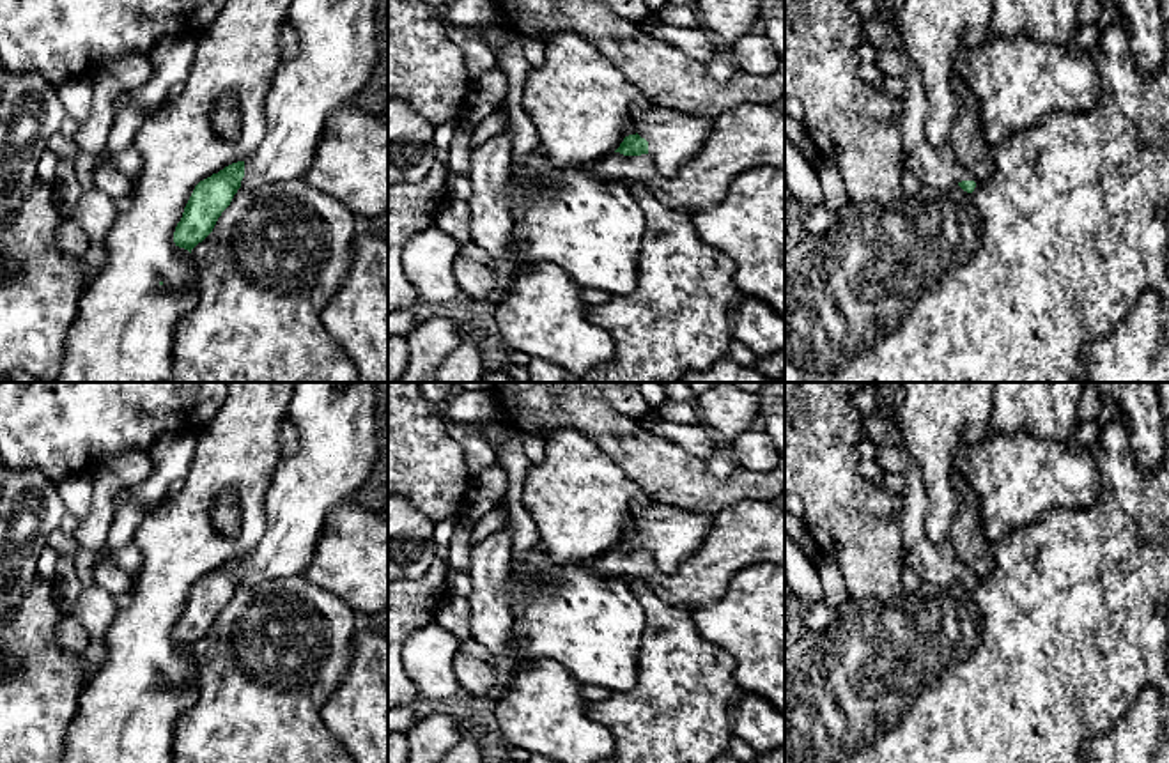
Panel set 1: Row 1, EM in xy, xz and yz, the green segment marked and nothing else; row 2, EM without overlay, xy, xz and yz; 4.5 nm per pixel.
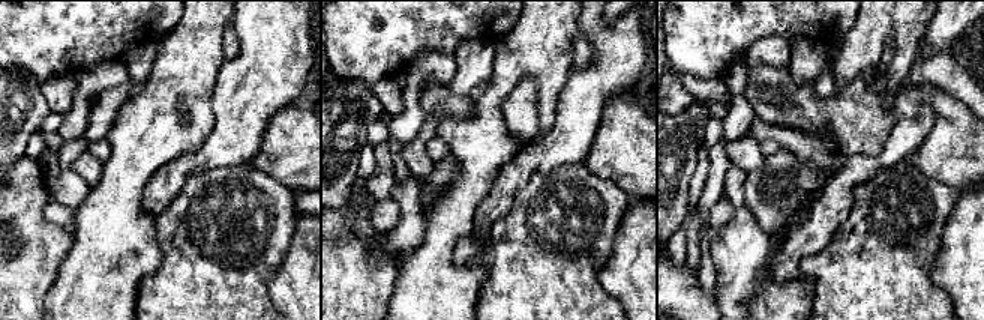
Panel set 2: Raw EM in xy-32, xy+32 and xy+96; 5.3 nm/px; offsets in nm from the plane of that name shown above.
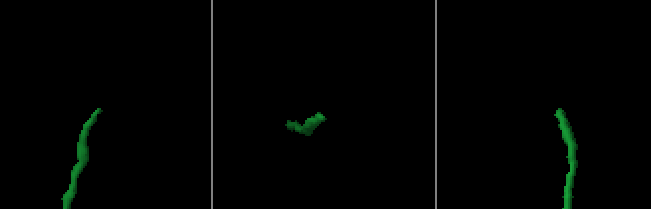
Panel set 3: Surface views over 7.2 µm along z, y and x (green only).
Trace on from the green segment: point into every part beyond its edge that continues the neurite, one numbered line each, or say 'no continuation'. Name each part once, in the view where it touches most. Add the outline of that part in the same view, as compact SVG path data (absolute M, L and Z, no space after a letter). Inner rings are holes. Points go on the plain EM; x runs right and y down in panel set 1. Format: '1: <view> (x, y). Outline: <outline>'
1: xy (335, 422). Outline: M296 382L289 402L289 427L298 432L299 448L276 462L264 497L266 529L244 558L241 584L255 586L269 579L303 575L315 554L328 515L354 499L365 485L379 453L374 382Z

